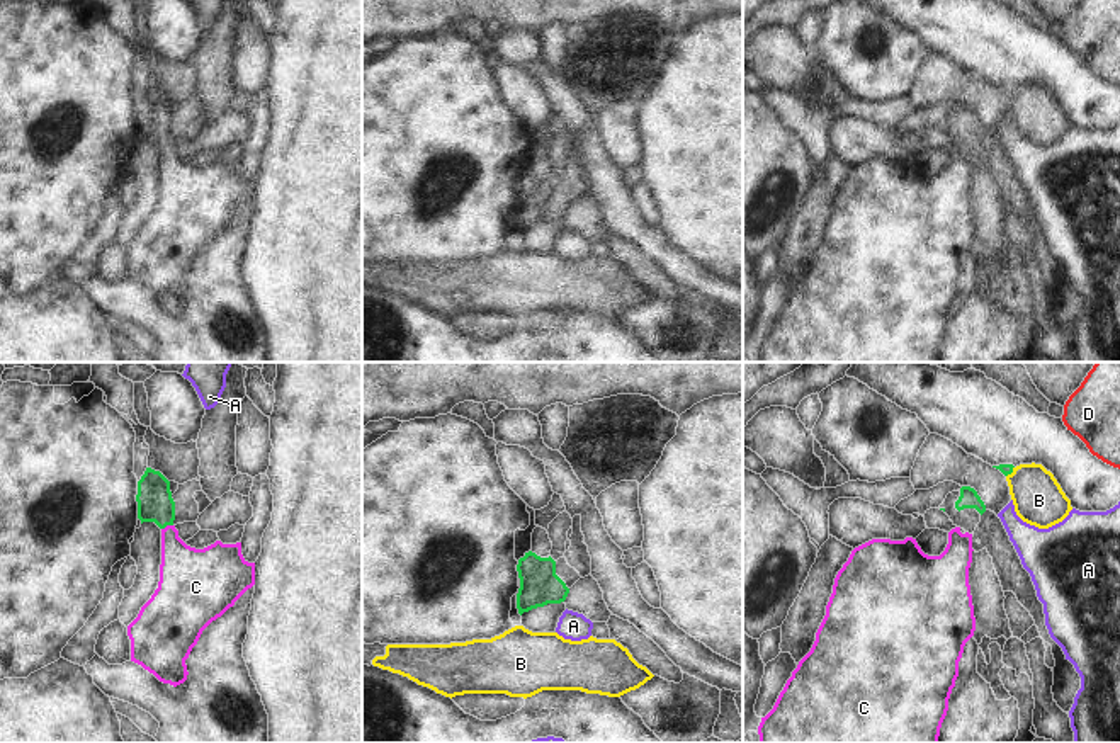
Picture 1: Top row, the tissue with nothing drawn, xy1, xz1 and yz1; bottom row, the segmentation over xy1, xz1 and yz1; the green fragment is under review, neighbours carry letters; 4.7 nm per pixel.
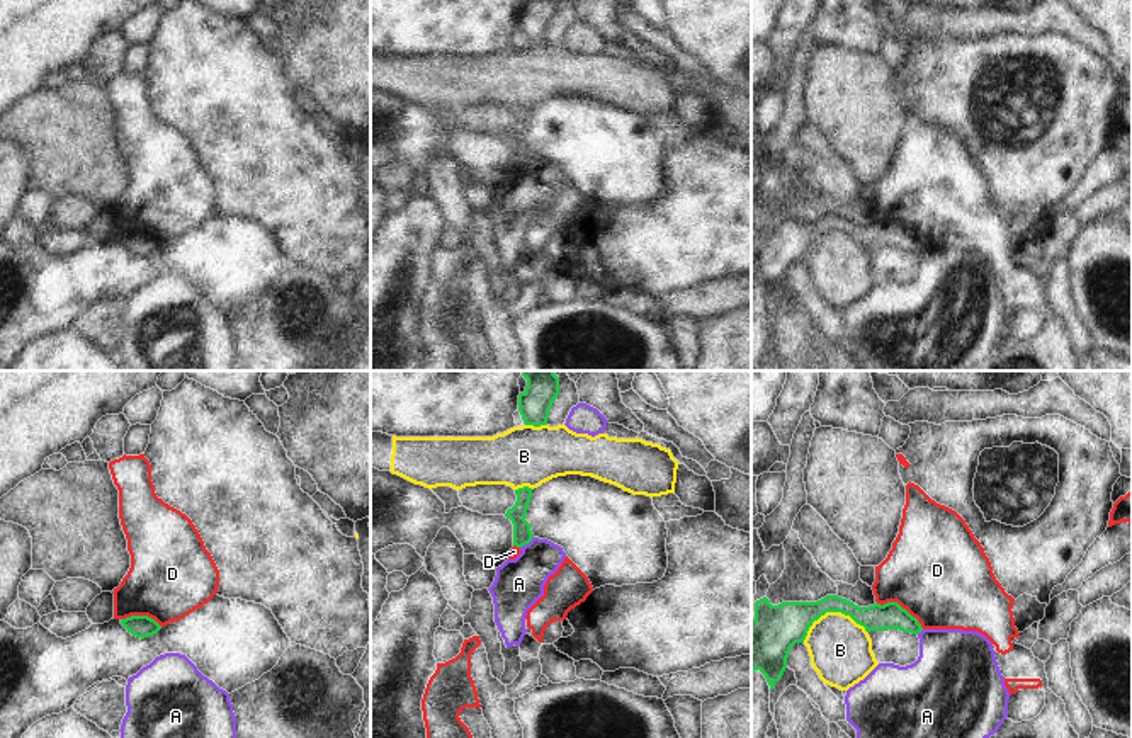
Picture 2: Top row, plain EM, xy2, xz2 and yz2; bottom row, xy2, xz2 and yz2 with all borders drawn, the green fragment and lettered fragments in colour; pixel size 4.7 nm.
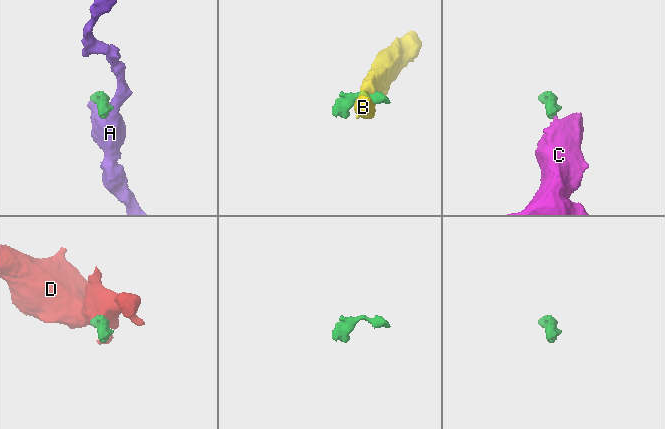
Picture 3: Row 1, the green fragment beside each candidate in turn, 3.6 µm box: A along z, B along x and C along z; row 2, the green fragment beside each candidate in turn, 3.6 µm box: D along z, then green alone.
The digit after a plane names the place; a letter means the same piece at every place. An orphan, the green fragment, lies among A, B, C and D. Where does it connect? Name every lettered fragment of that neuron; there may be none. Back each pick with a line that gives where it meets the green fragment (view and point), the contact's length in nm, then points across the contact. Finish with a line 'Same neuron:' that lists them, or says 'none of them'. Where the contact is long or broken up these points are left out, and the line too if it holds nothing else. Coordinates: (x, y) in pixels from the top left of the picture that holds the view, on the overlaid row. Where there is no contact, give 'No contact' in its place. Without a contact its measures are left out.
C: Touches green at xy1 (167, 524). Shared border 60 nm. Path across: xy1 (155, 504), (167, 524), (172, 548), (186, 573)
Same neuron: C

